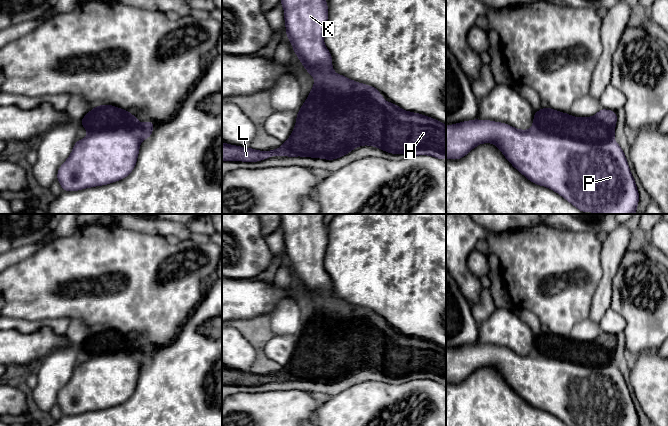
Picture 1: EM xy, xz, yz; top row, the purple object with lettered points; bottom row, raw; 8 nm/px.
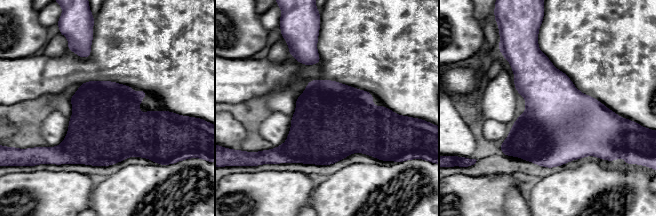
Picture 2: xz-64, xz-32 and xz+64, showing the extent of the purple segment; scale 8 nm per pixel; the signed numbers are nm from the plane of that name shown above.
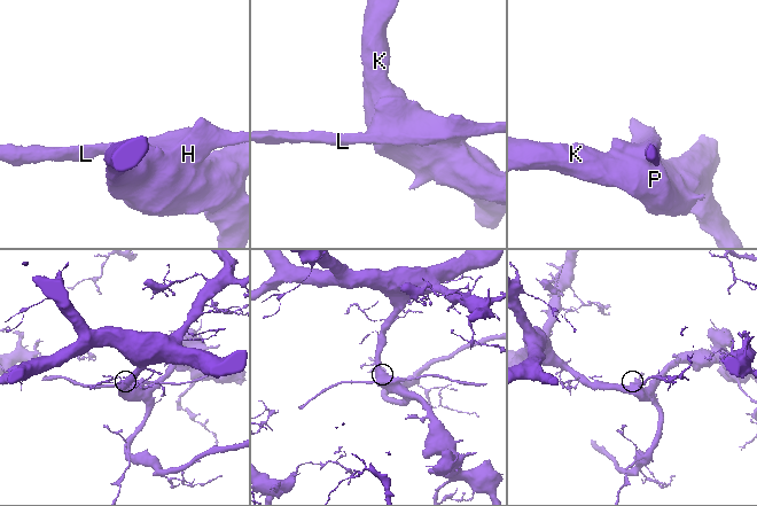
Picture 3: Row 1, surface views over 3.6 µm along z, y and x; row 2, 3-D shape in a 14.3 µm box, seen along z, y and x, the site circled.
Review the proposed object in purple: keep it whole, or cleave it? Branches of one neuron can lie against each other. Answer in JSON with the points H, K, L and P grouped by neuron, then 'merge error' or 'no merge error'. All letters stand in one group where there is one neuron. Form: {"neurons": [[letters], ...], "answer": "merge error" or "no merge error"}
{"neurons": [["H", "L"], ["K", "P"]], "answer": "merge error"}

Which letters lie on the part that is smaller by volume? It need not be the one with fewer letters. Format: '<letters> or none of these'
H, L

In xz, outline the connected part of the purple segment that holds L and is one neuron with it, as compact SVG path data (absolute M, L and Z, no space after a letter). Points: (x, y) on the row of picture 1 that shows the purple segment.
M318 80L297 113L291 136L280 148L259 151L222 142L222 161L262 161L272 156L312 157L326 160L340 158L351 151L351 147L370 145L391 154L407 154L408 157L429 155L446 159L446 125L425 115L401 109L383 99L373 86L352 80L357 94L337 100L329 100L317 86Z

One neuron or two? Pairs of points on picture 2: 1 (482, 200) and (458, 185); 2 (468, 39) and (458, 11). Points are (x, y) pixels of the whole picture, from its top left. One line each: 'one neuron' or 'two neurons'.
1: one neuron
2: one neuron

